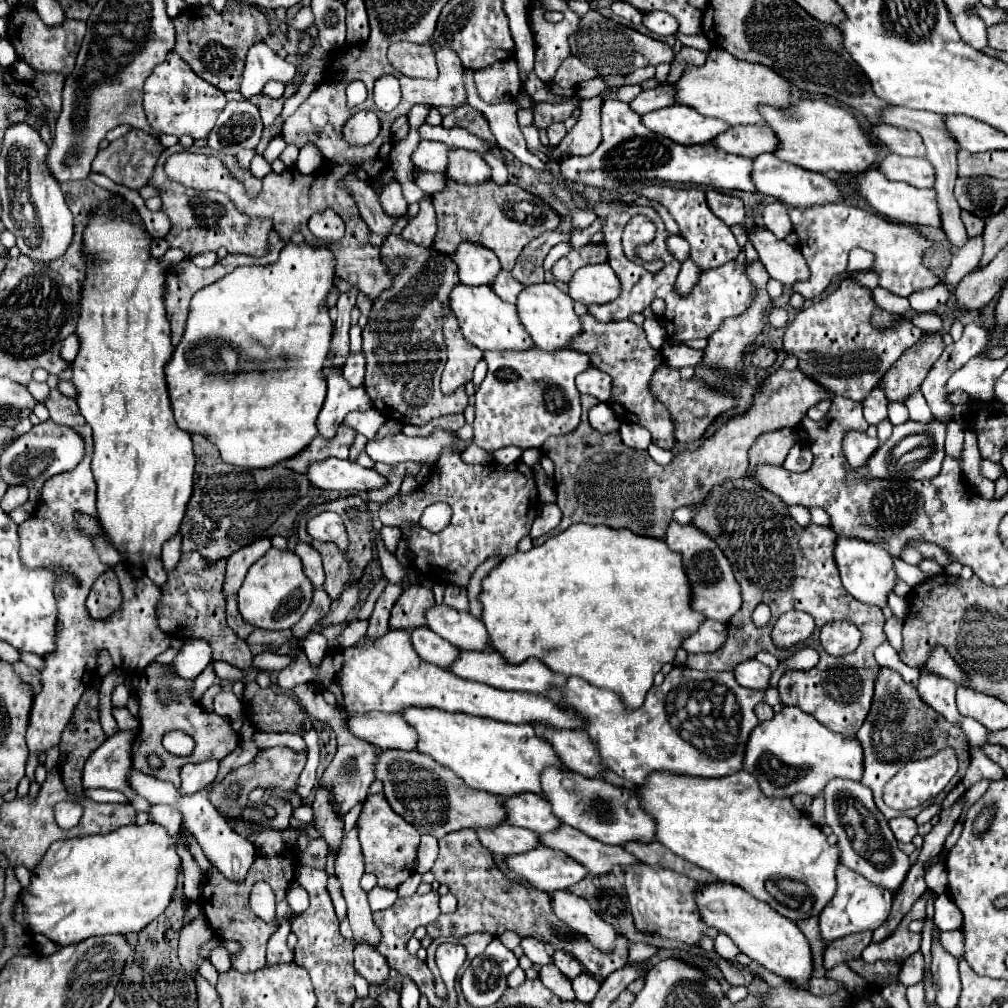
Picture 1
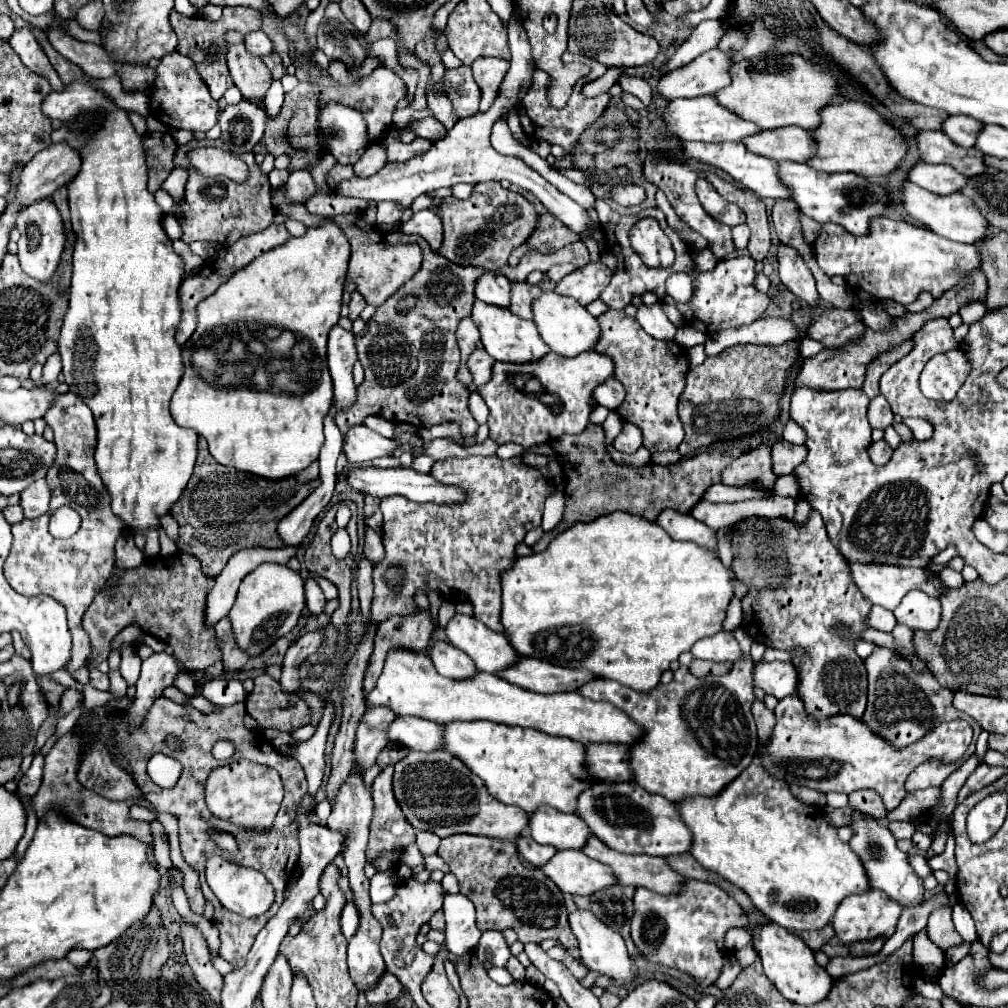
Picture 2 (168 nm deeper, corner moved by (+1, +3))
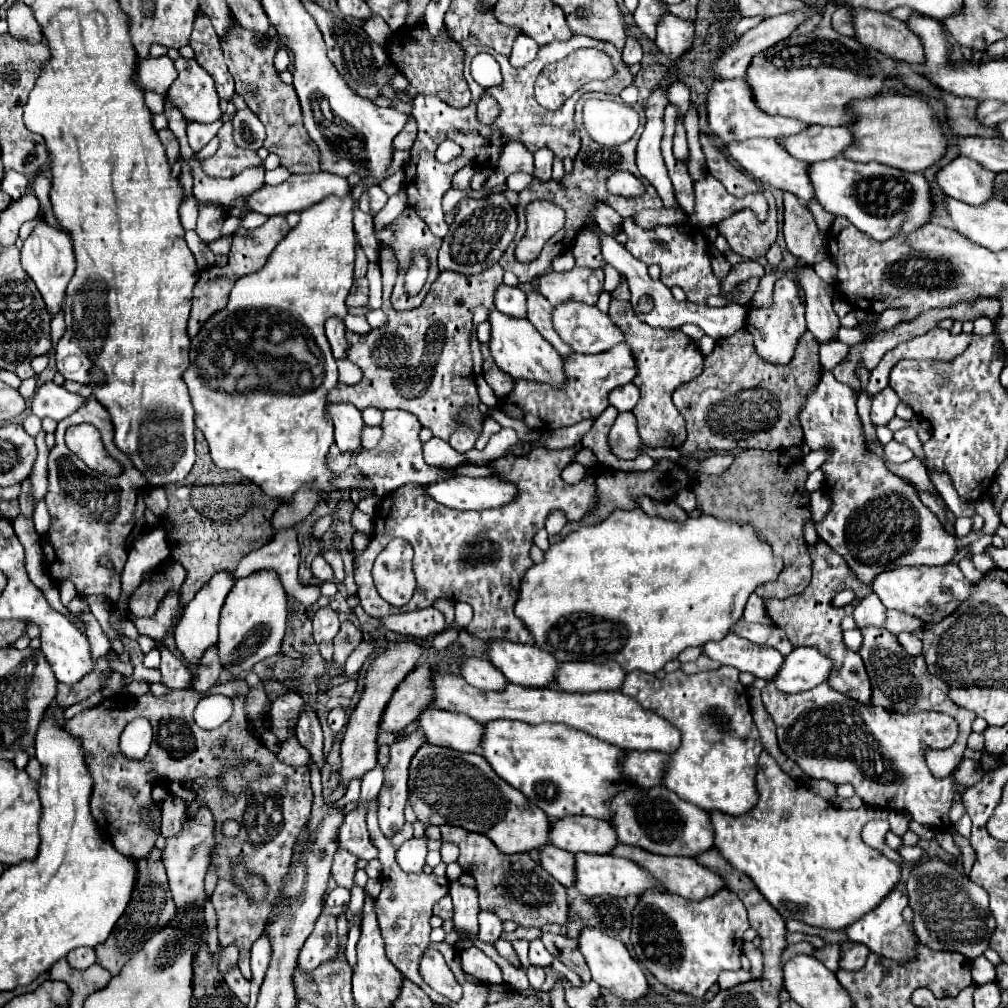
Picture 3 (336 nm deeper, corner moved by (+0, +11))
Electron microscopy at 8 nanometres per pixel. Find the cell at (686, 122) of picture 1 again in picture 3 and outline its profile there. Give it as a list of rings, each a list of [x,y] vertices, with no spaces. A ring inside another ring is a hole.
[[[730,79],[730,81],[716,81],[708,93],[708,123],[716,137],[720,137],[724,143],[730,141],[746,141],[752,137],[790,137],[796,133],[802,133],[802,129],[808,129],[810,125],[798,119],[790,117],[772,117],[768,113],[762,113],[754,101],[754,93],[750,85],[746,85],[746,79]]]

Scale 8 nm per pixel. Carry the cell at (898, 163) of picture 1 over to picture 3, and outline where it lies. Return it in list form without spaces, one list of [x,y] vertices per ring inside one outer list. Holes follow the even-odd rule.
[[[958,157],[938,173],[938,183],[946,195],[968,205],[982,205],[994,197],[994,171],[968,157]]]

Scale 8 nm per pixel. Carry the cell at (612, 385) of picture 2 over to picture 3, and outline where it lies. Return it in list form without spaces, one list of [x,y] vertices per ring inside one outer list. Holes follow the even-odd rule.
[[[628,383],[620,389],[614,389],[614,393],[610,393],[610,405],[614,405],[620,413],[632,411],[634,405],[638,403],[638,399],[640,399],[640,393],[638,393],[638,387],[634,383]]]

